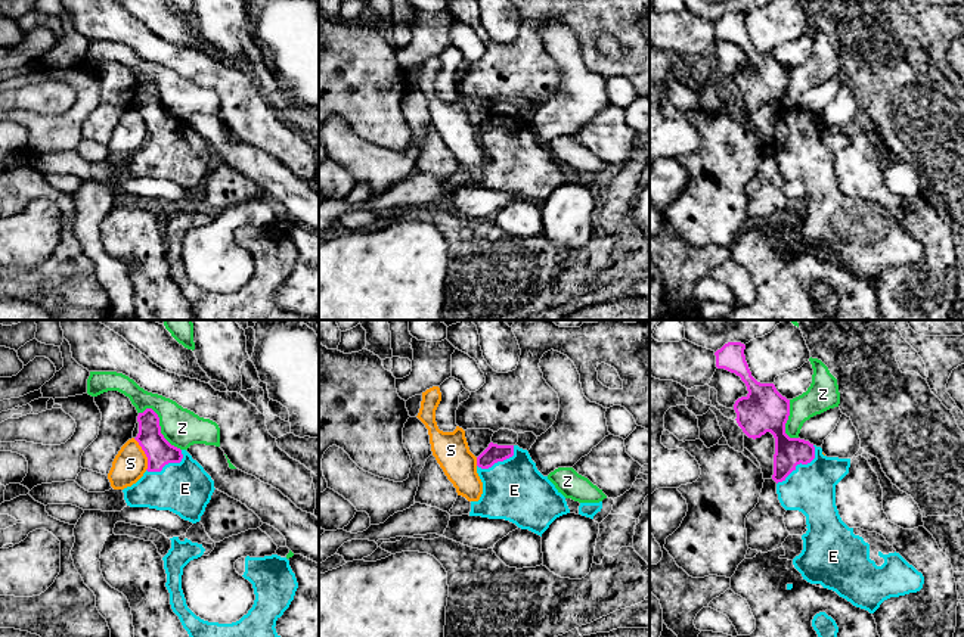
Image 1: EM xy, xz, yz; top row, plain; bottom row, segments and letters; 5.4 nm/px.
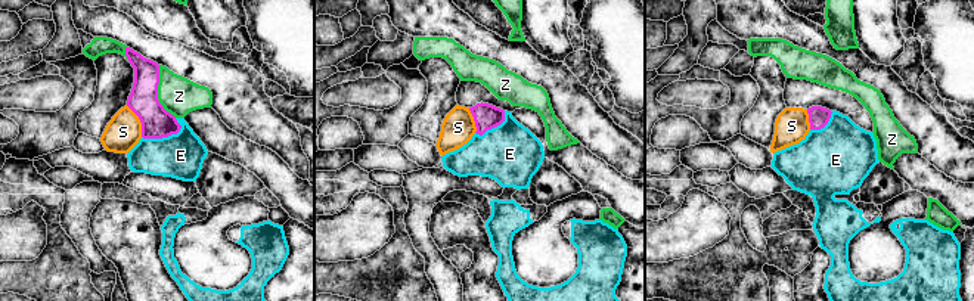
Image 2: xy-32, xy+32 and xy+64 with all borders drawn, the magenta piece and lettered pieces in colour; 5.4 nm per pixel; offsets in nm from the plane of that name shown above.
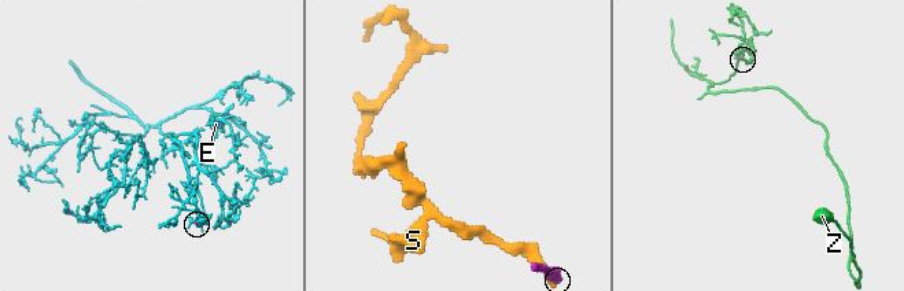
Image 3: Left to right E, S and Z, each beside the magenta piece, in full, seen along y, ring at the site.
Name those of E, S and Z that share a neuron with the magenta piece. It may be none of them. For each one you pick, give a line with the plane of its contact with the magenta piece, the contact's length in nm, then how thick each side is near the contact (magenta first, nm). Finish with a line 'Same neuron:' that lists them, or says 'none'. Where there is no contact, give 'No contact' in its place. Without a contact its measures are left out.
E: Touches magenta in yz. Shared border 300 nm. Thickness 160 nm (magenta) against 280 nm
Same neuron: E

